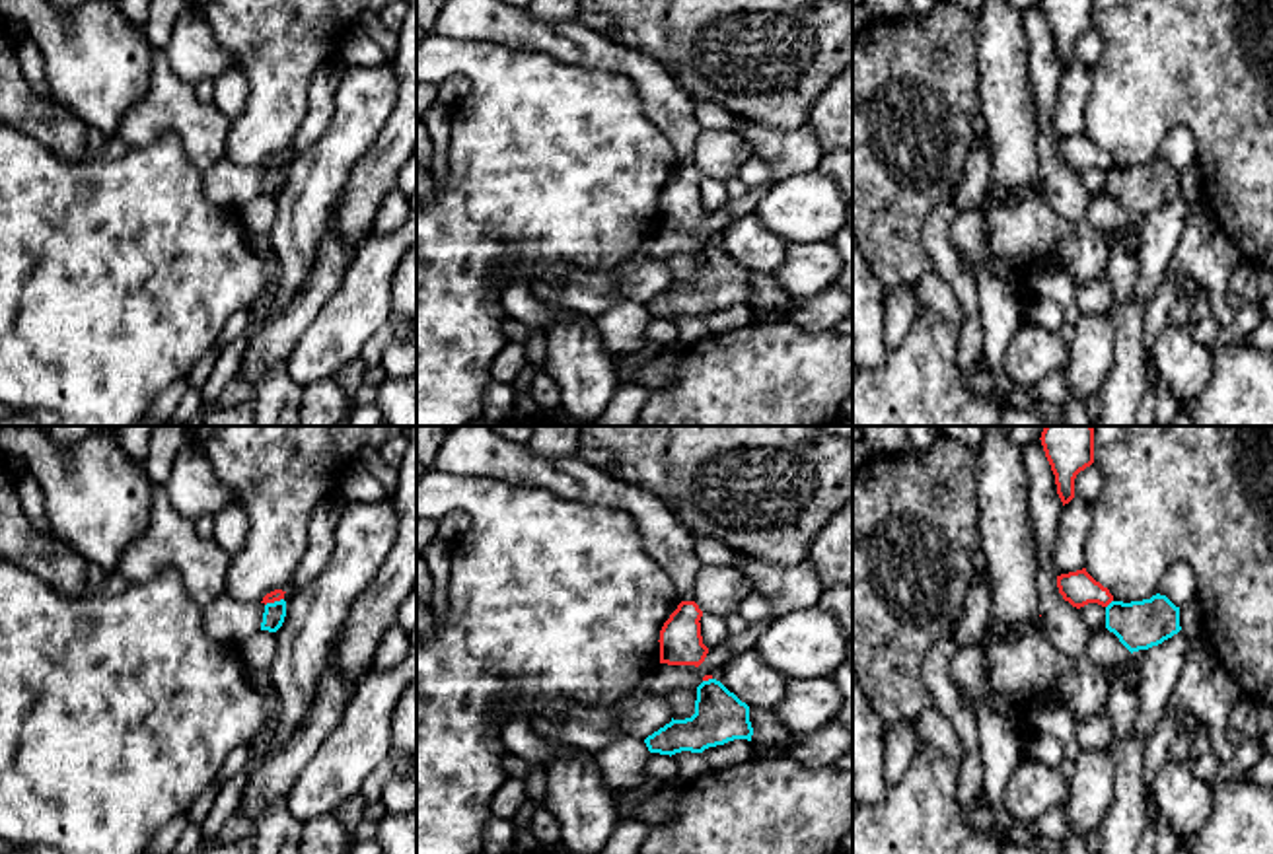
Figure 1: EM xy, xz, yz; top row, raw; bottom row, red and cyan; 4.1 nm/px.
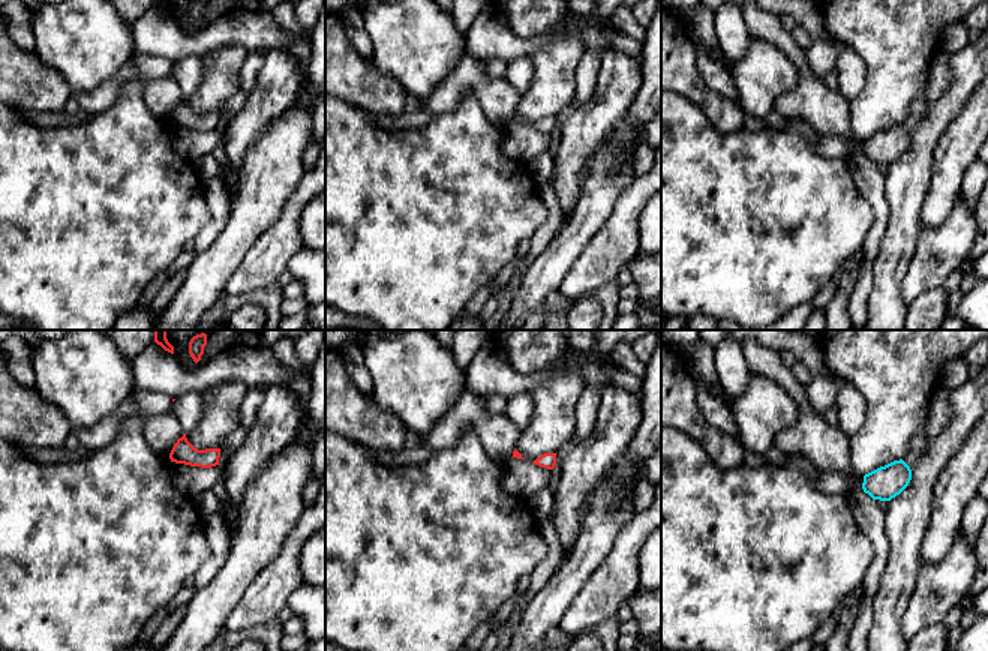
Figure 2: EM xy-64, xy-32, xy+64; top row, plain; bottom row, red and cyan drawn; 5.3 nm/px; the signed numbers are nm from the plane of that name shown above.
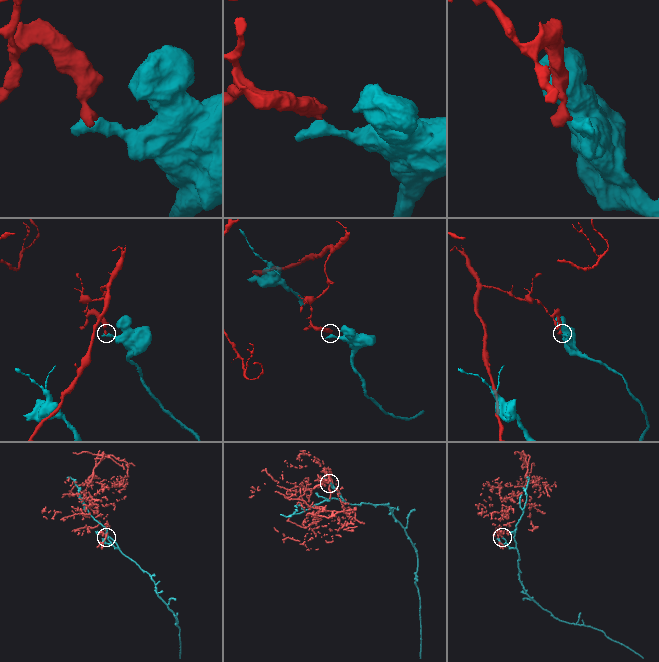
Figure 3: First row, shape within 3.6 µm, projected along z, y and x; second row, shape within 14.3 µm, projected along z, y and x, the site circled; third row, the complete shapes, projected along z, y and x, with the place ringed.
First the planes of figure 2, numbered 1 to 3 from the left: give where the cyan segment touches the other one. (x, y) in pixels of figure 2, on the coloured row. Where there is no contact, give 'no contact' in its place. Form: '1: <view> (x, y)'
1: no contact
2: no contact
3: no contact

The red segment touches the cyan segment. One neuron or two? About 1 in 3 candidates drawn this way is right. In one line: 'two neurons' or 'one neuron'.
two neurons

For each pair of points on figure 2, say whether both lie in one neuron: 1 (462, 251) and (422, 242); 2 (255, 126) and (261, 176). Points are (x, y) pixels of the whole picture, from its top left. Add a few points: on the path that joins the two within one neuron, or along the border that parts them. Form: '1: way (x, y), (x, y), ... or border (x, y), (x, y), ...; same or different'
1: way (452, 242), (432, 242); same
2: border (281, 116), (251, 147), (240, 173); different

